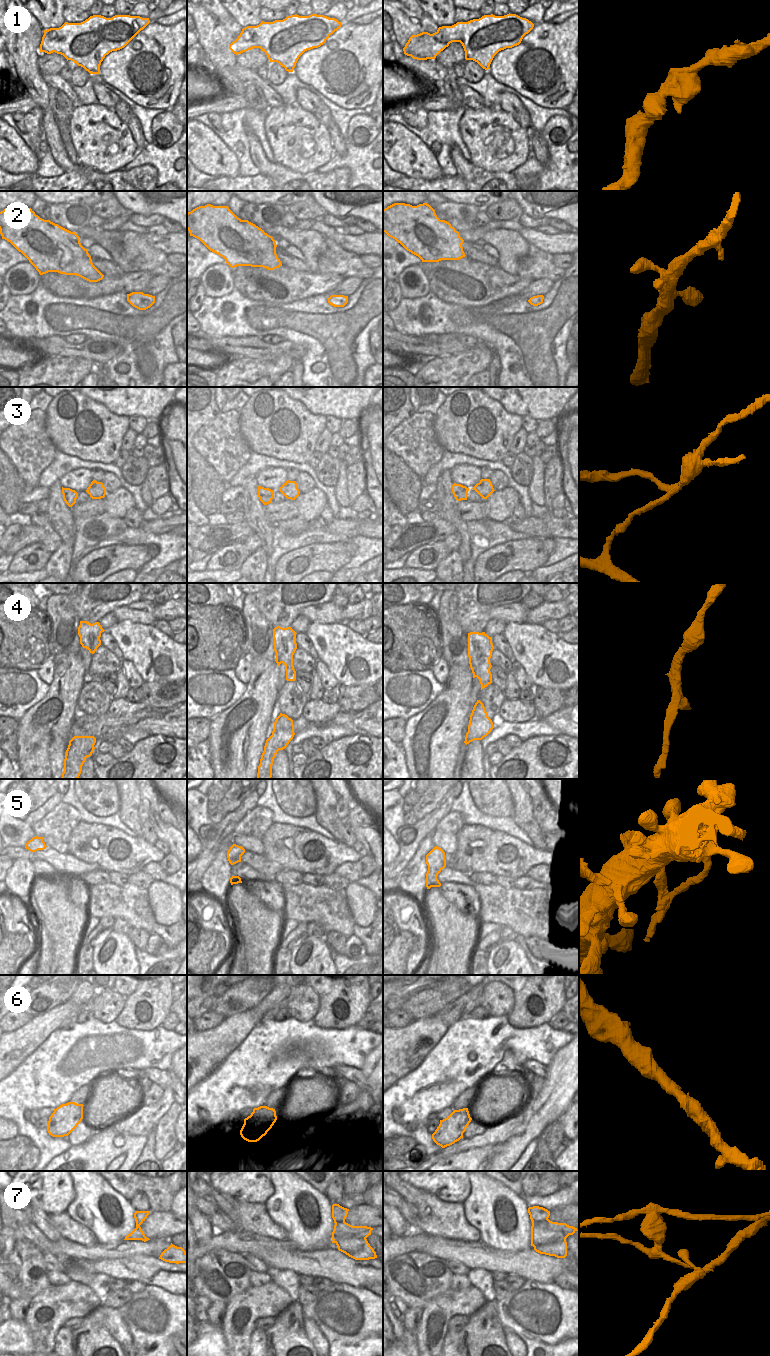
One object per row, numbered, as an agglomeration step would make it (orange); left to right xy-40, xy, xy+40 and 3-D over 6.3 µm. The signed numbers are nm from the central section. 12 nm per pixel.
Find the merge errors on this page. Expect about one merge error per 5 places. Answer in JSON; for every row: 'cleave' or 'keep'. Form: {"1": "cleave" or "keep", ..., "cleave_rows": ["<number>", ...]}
{"1": "keep", "2": "keep", "3": "cleave", "4": "keep", "5": "keep", "6": "keep", "7": "cleave", "cleave_rows": ["3", "7"]}

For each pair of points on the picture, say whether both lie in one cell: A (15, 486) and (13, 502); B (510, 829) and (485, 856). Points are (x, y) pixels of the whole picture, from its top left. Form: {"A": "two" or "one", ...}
{"A": "one", "B": "two"}

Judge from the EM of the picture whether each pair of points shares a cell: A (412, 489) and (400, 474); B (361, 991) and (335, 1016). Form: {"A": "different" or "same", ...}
{"A": "same", "B": "same"}

